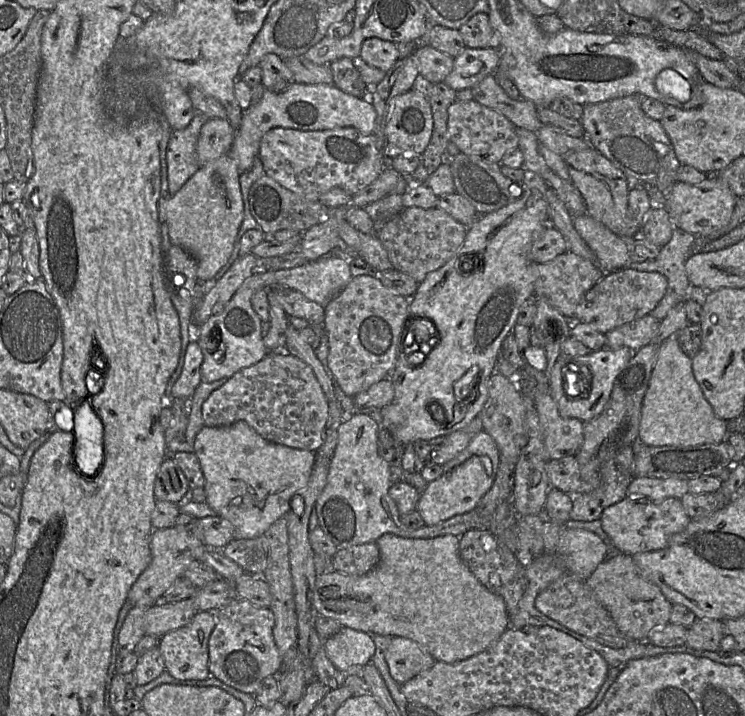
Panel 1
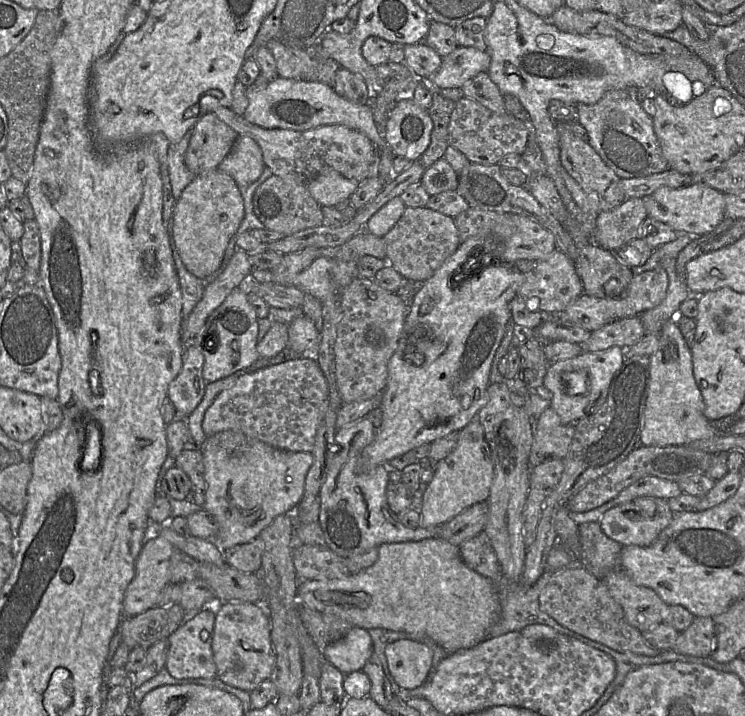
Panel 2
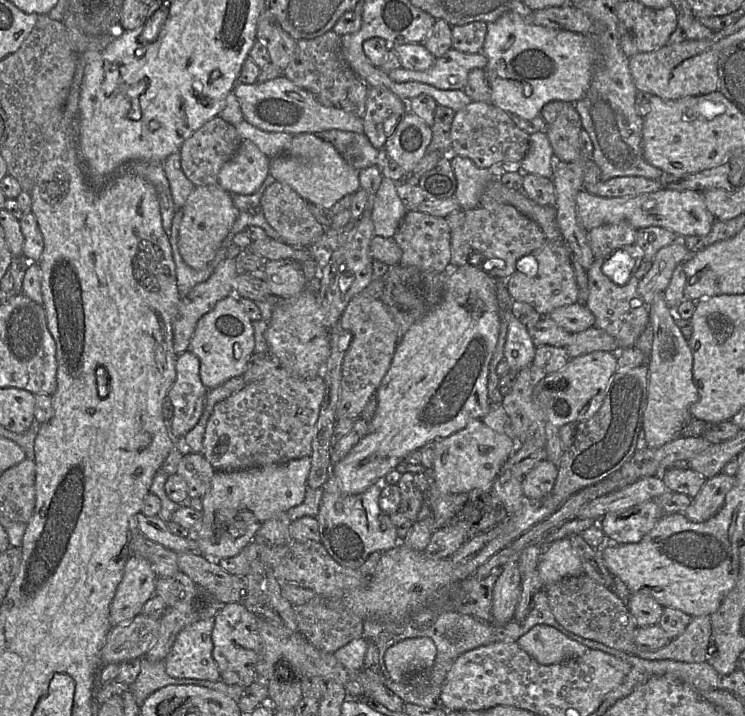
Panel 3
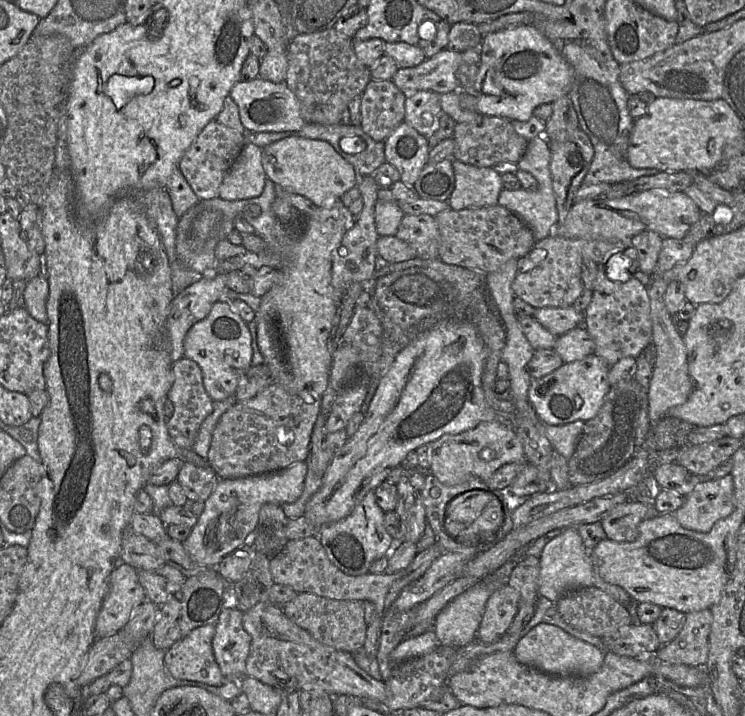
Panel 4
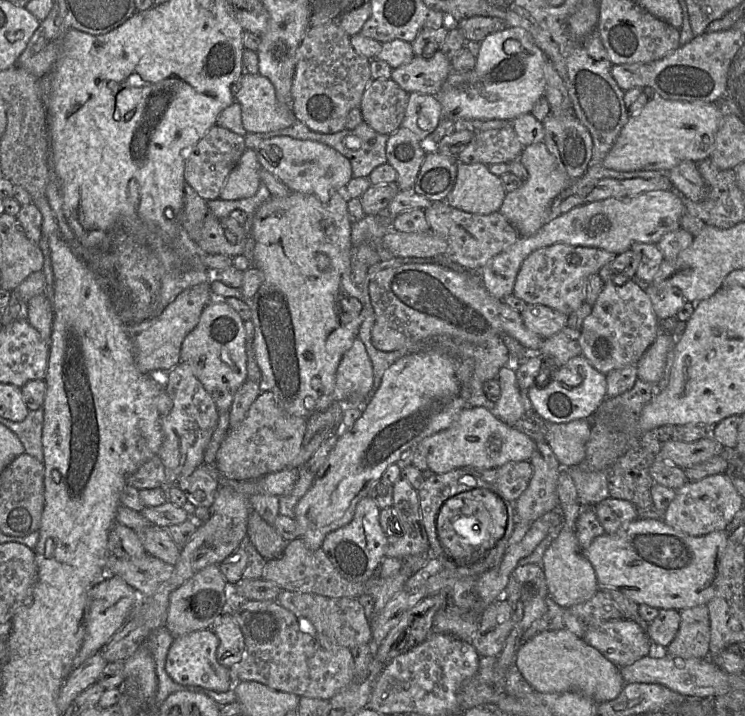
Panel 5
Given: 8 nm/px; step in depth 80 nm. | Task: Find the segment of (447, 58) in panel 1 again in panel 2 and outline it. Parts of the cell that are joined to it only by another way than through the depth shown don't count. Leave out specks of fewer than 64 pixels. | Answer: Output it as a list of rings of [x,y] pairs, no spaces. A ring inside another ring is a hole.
[[[424,42],[405,45],[404,56],[404,64],[419,79],[427,79],[434,74],[443,58]]]

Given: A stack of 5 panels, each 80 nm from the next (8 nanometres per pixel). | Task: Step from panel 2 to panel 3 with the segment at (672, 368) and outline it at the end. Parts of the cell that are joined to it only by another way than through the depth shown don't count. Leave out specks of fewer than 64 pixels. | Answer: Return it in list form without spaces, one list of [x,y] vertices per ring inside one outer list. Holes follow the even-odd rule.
[[[664,292],[657,294],[649,305],[649,322],[654,339],[647,360],[648,398],[642,427],[648,448],[659,448],[679,438],[685,425],[693,418],[690,406],[699,398],[692,375],[692,352],[676,319],[674,310],[665,301]]]

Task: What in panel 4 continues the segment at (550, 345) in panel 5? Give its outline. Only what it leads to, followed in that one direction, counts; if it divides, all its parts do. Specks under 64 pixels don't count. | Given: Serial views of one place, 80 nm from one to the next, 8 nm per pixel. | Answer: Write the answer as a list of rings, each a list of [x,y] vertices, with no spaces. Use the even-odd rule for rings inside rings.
[[[580,325],[558,336],[553,349],[564,363],[570,363],[593,355],[595,343],[587,329]]]

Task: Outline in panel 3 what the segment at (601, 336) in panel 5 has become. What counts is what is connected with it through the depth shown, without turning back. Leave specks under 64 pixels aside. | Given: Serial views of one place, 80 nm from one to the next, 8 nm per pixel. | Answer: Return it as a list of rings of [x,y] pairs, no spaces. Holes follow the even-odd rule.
[[[595,258],[587,270],[589,295],[586,306],[595,317],[594,326],[617,339],[620,350],[636,345],[636,342],[649,324],[649,305],[638,293],[639,280],[633,275],[624,285],[612,282],[603,272],[605,258]]]

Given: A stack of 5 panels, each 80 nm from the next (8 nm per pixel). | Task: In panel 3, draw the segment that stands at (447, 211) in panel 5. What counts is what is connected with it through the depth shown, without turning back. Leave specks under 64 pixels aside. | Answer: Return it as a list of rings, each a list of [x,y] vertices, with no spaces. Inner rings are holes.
[[[488,203],[453,212],[444,218],[450,227],[450,265],[470,264],[470,256],[477,254],[479,262],[471,265],[480,267],[498,281],[506,281],[514,272],[518,259],[540,248],[548,240],[537,223],[508,204]]]

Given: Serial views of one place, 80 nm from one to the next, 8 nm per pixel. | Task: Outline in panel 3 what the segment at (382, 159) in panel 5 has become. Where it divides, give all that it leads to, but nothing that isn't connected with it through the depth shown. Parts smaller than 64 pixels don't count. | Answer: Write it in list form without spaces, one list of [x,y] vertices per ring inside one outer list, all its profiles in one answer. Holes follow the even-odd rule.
[[[331,129],[316,135],[330,142],[345,161],[358,171],[379,164],[380,151],[371,144],[364,133]]]

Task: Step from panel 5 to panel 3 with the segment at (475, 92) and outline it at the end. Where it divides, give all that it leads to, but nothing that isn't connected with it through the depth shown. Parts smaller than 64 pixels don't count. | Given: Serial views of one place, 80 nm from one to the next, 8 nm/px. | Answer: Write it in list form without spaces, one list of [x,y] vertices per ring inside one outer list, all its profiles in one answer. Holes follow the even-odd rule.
[[[514,10],[487,23],[481,52],[488,61],[484,72],[491,90],[491,103],[525,120],[540,116],[543,106],[551,101],[575,104],[589,88],[596,61],[590,35],[536,25]]]

